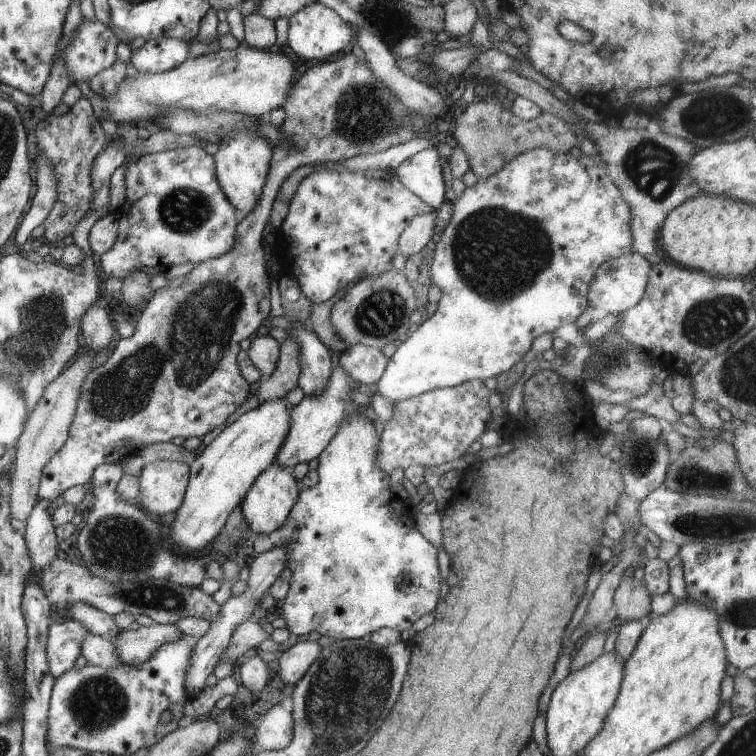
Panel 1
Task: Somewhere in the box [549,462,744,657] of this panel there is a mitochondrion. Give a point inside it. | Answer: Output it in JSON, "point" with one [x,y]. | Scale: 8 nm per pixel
{"point":[690,478]}

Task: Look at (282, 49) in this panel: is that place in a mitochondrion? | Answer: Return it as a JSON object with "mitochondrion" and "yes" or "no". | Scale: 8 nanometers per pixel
{"mitochondrion":"no"}

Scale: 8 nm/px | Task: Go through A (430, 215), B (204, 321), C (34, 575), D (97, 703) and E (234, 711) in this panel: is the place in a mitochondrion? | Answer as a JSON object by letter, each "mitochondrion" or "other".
{"A":"other","B":"mitochondrion","C":"other","D":"mitochondrion","E":"other"}

